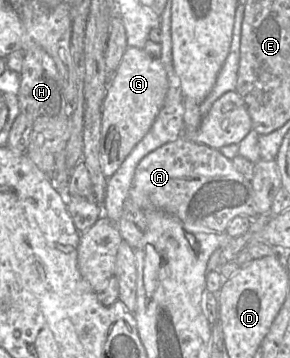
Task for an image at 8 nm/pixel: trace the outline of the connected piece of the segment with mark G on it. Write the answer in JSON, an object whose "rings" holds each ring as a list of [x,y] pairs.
{"rings":[[[127,47],[118,68],[109,79],[101,108],[99,159],[107,179],[116,173],[148,133],[164,104],[167,91],[167,74],[160,59],[151,57],[143,49]]]}

